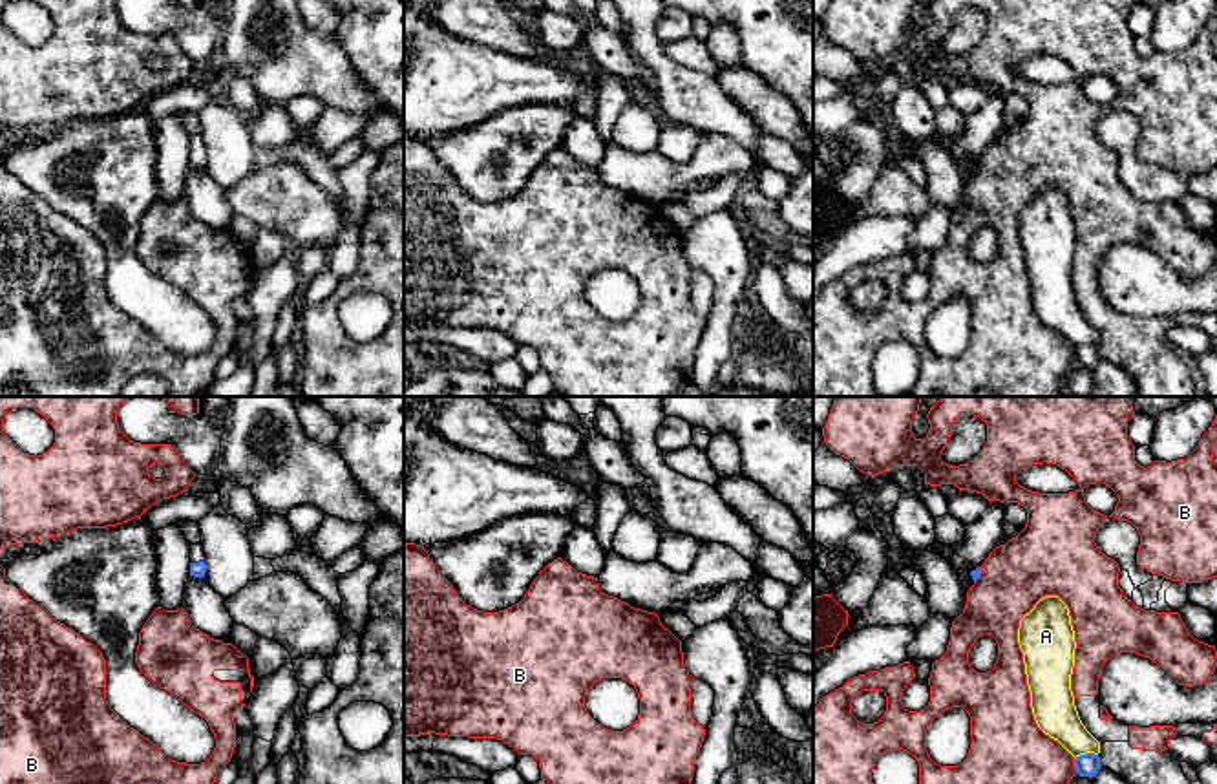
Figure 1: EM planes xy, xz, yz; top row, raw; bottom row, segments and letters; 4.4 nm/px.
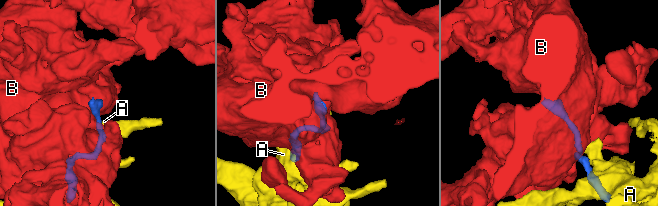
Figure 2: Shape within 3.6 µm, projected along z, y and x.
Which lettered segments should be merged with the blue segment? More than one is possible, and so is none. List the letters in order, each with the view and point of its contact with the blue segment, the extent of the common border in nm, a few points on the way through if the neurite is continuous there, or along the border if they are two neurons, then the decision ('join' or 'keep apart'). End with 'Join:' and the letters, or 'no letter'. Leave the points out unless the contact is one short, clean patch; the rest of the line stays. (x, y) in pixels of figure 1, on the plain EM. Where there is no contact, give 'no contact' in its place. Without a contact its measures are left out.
A: meets blue in yz at (1086, 344); contact 110 nm long; keep apart
B: meets blue in yz at (1075, 357); contact 70 nm long; keep apart
Join: no letter

